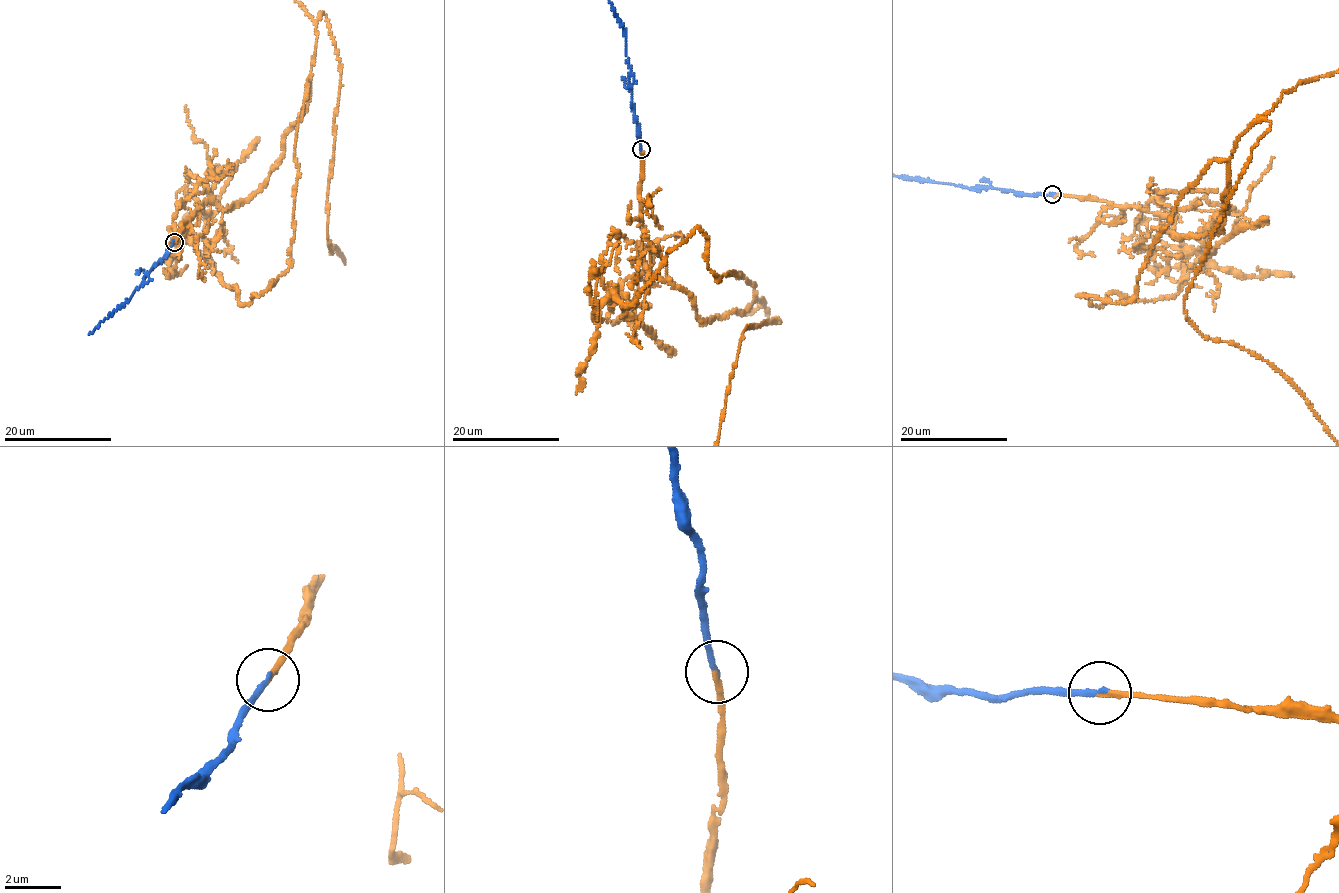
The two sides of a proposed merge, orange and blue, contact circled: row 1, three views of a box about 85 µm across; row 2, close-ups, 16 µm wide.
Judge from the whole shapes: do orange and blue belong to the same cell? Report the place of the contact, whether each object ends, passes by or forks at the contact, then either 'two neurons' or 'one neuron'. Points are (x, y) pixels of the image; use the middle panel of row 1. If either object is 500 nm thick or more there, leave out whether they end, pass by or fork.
(641, 149) | orange ends | blue ends | one neuron

